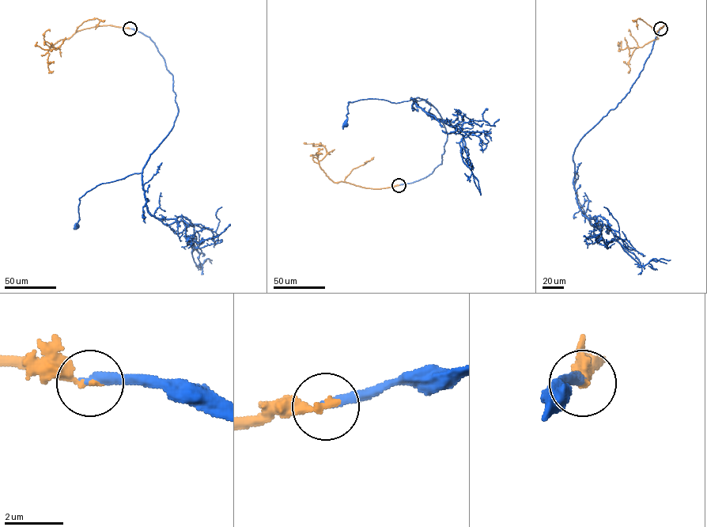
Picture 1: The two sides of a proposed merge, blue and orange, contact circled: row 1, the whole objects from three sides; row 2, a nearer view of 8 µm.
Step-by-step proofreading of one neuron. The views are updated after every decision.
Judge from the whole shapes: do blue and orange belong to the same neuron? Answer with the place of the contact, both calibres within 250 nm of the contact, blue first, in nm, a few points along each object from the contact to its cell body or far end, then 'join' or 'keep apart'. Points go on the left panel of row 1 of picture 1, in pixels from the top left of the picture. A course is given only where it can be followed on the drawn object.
at (130, 28); 300 nm thick on the blue side, 280 nm on the other; blue runs (130, 28), (148, 36), (164, 59), (172, 76), (178, 114), (141, 173), (100, 183), (80, 199), (77, 225); orange runs (130, 28), (99, 25), (81, 29), (50, 47), (58, 47), (56, 49), (42, 49), (37, 45), (37, 42); join

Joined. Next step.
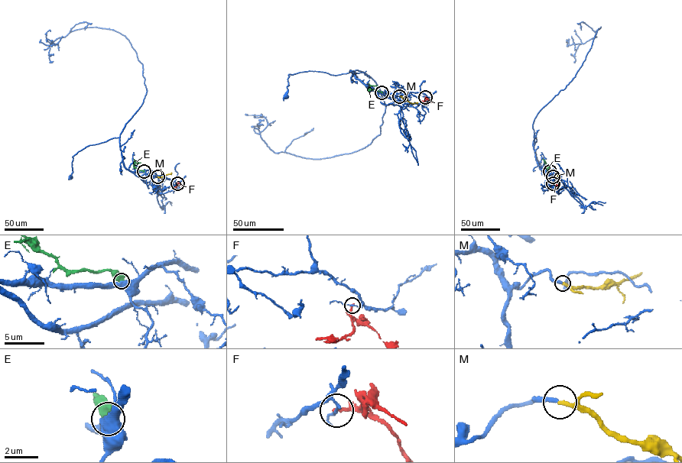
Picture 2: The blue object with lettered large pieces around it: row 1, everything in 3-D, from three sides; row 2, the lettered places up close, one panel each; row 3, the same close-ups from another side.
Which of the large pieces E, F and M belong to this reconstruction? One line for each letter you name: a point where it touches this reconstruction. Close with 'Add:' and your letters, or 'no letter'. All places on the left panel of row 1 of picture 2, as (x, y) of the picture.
M: Touches blue at (157, 176)
Add: M

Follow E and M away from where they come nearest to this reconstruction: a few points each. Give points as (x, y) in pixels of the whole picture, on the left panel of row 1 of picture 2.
E: (144, 171), (133, 166), (134, 162), (141, 163)
M: (157, 176), (171, 173)

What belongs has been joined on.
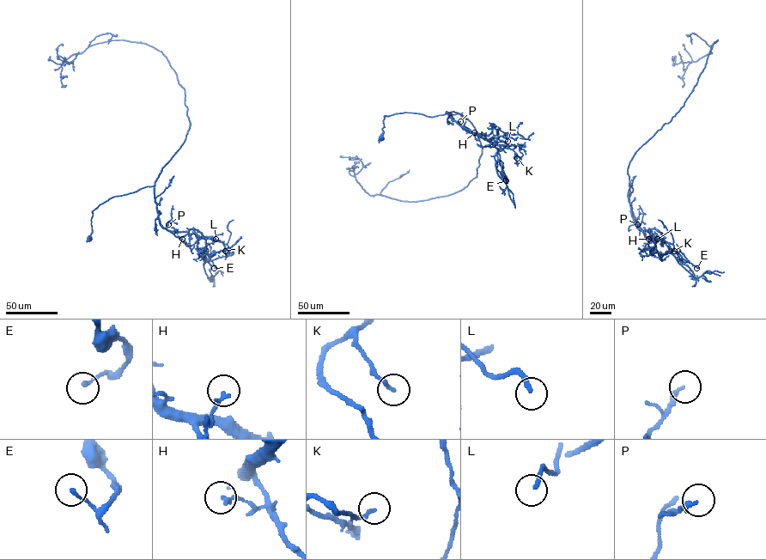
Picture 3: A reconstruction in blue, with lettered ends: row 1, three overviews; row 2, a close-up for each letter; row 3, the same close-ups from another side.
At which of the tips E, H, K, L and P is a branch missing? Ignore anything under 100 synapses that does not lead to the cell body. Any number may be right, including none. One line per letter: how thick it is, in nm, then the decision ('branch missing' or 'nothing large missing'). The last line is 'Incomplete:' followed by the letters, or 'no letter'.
E: 150 nm thick; nothing large missing
H: 180 nm thick; nothing large missing
K: 180 nm thick; nothing large missing
L: 180 nm thick; nothing large missing
P: 240 nm thick; nothing large missing
Incomplete: no letter

